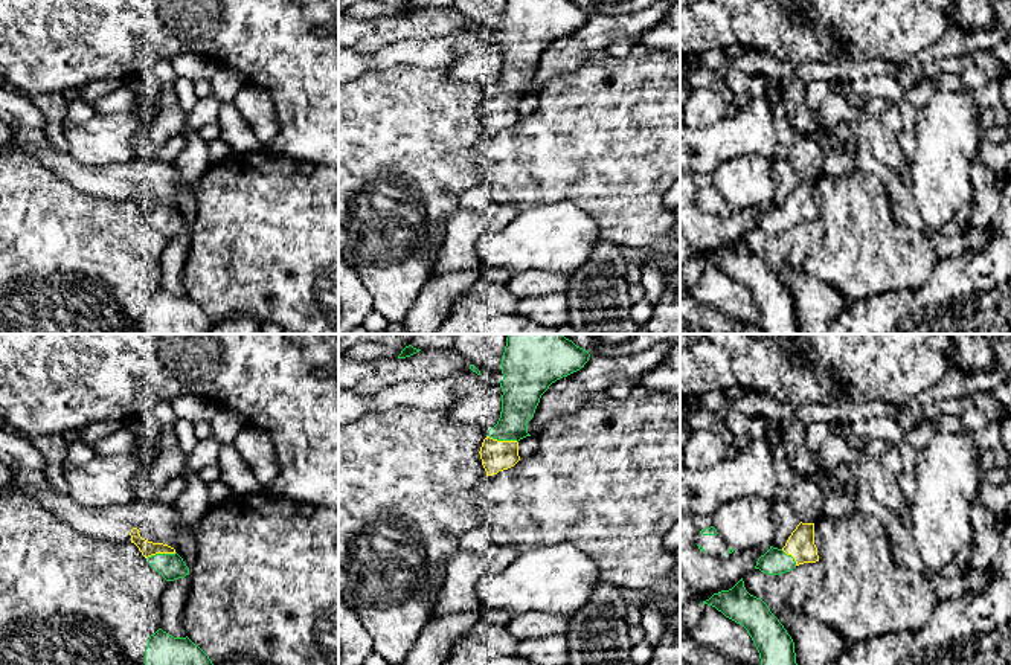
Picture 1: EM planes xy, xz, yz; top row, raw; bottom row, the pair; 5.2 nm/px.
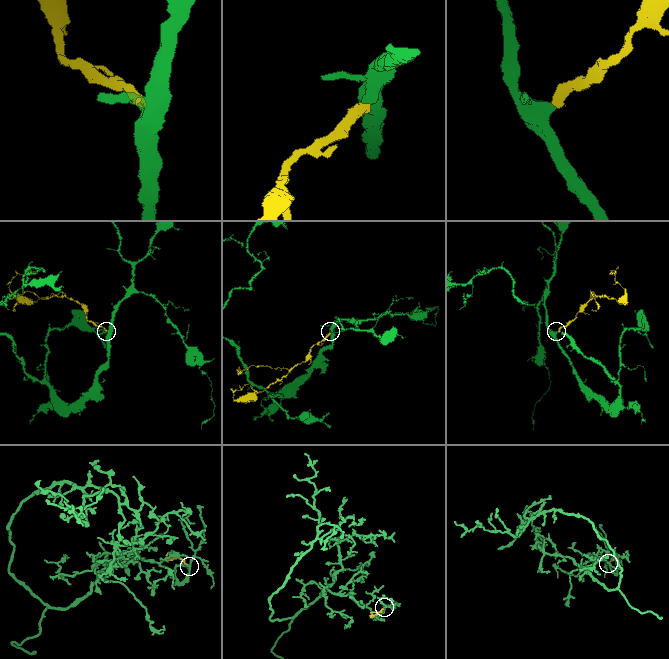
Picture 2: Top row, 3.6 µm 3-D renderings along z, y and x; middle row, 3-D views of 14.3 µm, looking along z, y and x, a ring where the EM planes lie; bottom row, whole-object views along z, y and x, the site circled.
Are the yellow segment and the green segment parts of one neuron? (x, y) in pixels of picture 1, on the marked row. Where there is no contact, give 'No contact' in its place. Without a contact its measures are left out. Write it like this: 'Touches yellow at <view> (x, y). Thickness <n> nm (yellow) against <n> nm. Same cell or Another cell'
Touches yellow at xz (503, 441). Thickness 160 nm (yellow) against 190 nm. Same cell

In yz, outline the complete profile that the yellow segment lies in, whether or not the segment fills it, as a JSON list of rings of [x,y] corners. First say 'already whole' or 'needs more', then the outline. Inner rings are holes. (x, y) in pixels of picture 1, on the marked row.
needs more; [[[799,523],[788,537],[782,549],[770,546],[770,549],[761,555],[755,569],[767,575],[781,575],[793,570],[804,563],[819,561],[817,548],[814,545],[814,523]]]

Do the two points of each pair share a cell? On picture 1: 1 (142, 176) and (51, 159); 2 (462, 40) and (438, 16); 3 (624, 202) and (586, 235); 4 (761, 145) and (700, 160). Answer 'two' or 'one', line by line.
1: one
2: two
3: two
4: one

